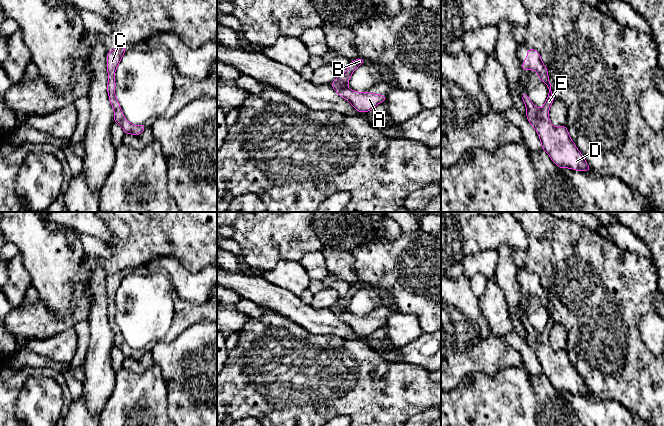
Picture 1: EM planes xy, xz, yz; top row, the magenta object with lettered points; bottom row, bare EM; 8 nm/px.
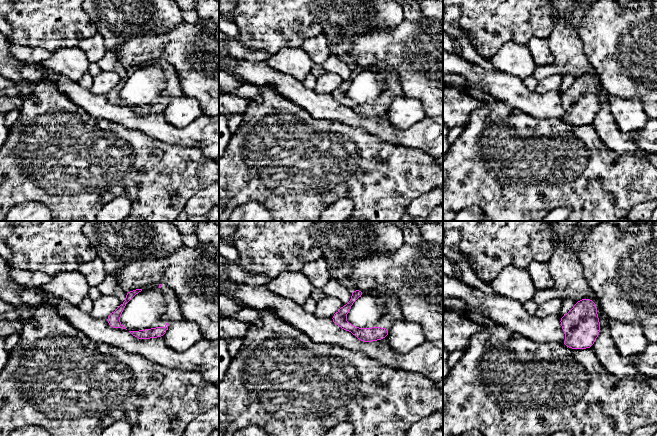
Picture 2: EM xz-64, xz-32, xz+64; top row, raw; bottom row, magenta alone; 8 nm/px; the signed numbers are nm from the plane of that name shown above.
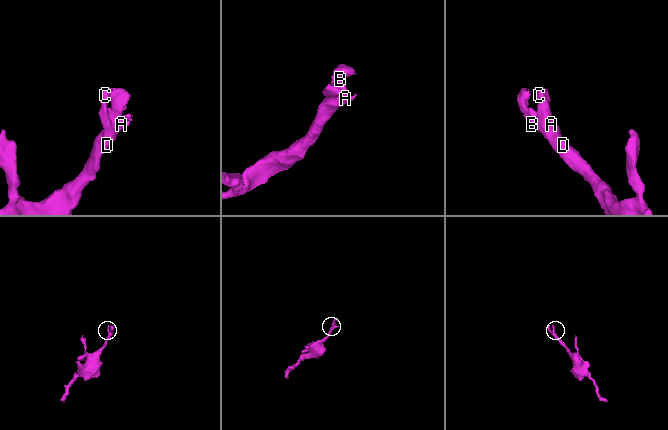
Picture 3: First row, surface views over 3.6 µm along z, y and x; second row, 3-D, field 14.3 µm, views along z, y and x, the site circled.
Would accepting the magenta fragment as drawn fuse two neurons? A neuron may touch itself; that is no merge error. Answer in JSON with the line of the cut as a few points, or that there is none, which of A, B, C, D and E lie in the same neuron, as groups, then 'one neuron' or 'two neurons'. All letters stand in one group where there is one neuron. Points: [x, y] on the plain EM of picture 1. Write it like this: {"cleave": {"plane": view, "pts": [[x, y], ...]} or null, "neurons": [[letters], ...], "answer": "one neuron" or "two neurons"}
{"cleave": null, "neurons": [["A", "B", "C", "D", "E"]], "answer": "one neuron"}

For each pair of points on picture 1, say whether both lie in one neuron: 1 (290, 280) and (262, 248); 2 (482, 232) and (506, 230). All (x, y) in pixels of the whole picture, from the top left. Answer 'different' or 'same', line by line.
1: different
2: same

